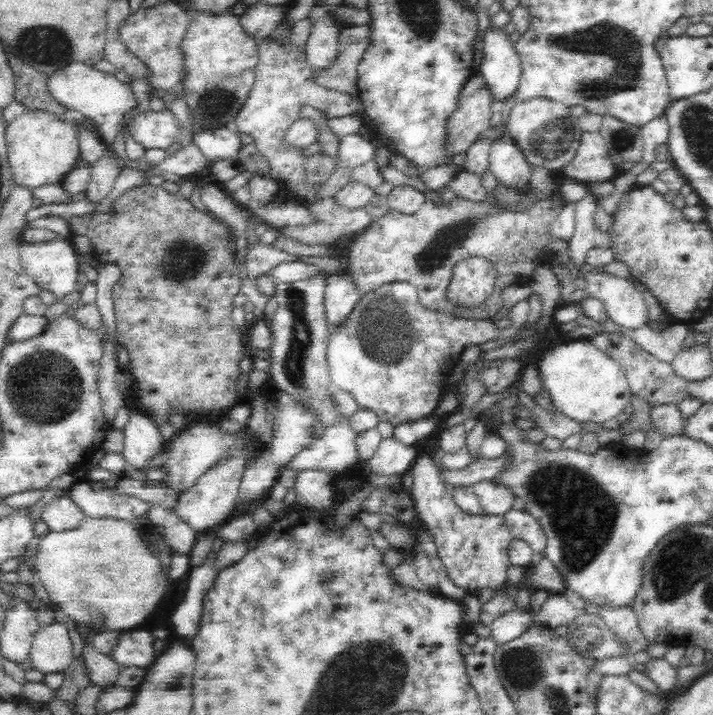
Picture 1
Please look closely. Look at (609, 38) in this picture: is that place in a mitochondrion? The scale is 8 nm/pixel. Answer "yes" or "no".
yes

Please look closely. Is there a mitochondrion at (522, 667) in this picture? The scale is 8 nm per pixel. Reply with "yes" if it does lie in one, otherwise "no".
yes

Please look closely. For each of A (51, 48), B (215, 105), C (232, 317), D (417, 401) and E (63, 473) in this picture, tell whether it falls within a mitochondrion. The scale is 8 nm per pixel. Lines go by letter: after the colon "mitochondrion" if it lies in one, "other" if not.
A: mitochondrion
B: mitochondrion
C: other
D: other
E: other

